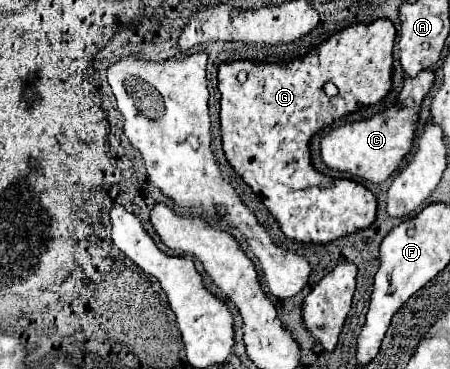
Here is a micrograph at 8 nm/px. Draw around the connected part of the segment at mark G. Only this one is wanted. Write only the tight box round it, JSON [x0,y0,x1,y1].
[219,20,395,244]

